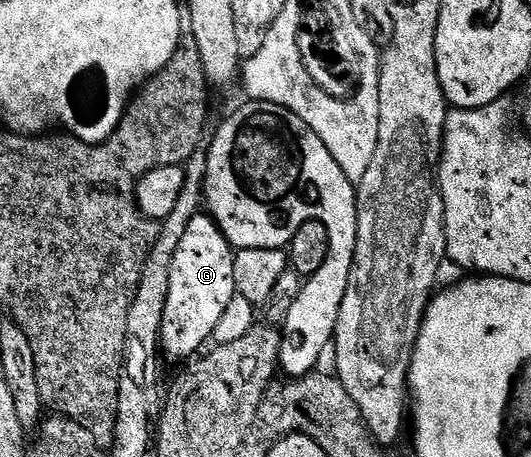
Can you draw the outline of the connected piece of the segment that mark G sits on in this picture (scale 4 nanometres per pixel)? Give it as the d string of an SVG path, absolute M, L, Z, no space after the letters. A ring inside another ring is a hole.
M208 213L198 214L191 224L187 224L187 232L183 232L179 248L175 248L171 292L167 292L167 312L163 312L161 344L168 357L170 354L173 358L192 359L198 353L196 350L212 339L219 320L223 320L223 312L227 312L227 304L231 304L237 294L234 253L234 247Z

